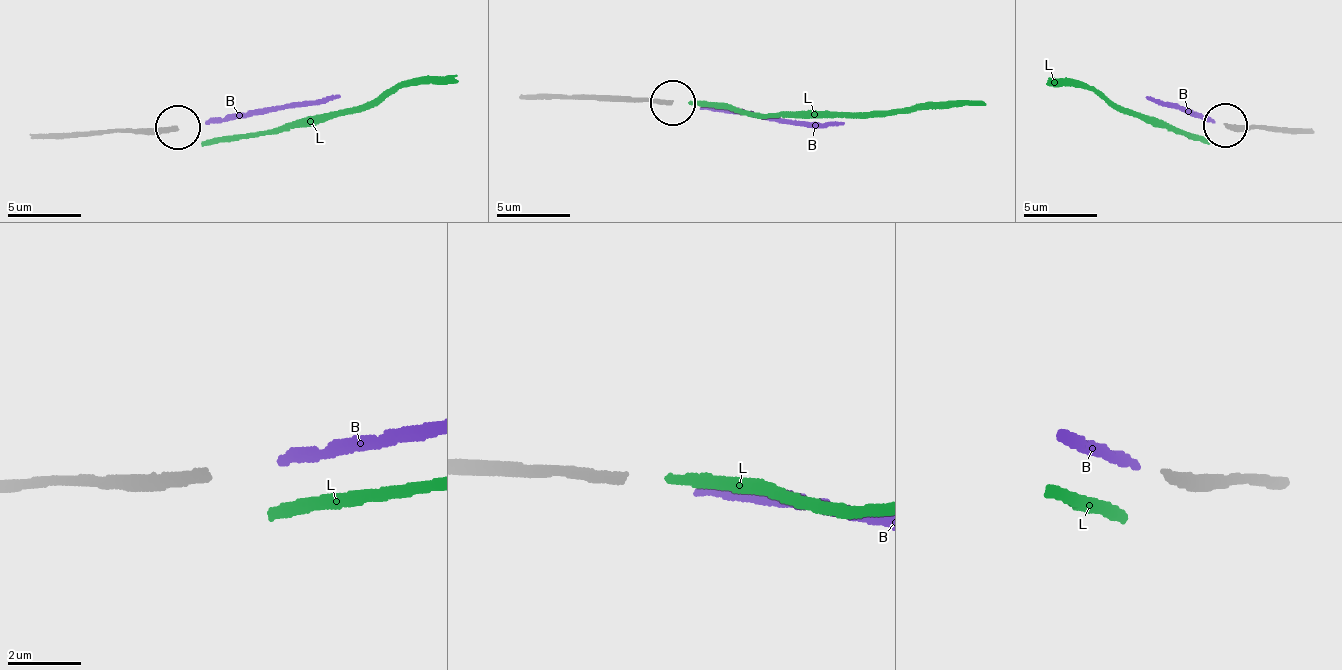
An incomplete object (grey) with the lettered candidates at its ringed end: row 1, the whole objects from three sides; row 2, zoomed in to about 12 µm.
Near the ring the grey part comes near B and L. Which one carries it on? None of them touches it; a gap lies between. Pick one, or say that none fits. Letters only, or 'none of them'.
B

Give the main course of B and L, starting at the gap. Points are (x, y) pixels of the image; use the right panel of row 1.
B: (1211, 120), (1174, 109), (1147, 97)
L: (1208, 138), (1187, 140), (1177, 131), (1150, 125), (1121, 113), (1089, 89), (1044, 84)

